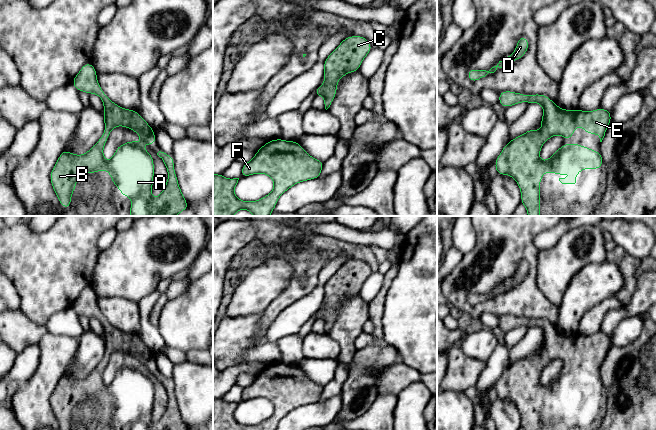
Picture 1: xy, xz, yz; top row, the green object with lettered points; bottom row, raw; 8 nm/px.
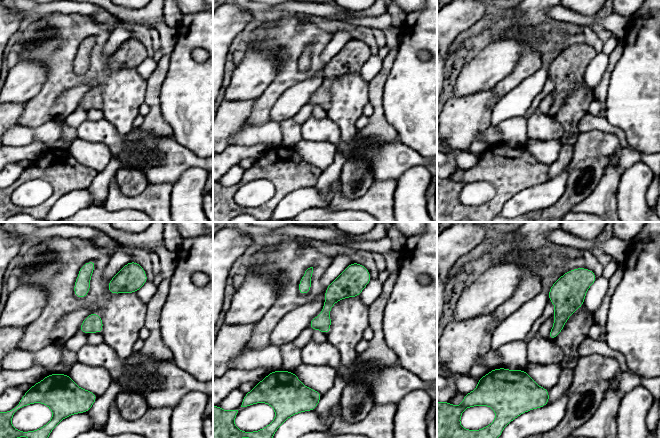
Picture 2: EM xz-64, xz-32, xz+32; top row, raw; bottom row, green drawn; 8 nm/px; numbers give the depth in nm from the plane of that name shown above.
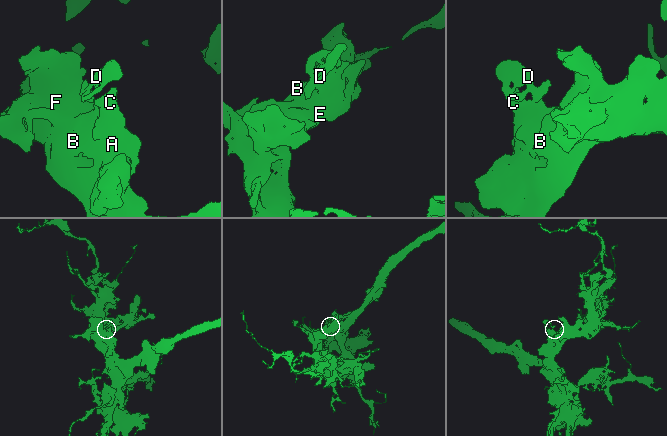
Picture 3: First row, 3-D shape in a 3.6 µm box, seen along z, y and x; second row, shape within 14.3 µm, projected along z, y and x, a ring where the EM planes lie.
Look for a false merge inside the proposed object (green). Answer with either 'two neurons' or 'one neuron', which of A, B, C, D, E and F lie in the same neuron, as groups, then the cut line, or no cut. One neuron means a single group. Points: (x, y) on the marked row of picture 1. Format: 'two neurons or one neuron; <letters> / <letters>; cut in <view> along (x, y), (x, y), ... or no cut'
one neuron; A B C D E F; no cut

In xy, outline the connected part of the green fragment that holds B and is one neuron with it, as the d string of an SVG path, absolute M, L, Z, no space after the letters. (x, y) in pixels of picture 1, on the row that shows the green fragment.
M84 64L71 83L78 91L100 97L104 105L105 130L87 153L75 155L65 149L60 154L50 173L50 180L61 207L71 207L75 184L85 173L97 173L103 169L111 175L113 185L120 188L120 195L132 199L129 216L157 216L164 208L163 216L176 216L189 208L178 184L172 156L161 151L157 153L166 166L168 179L164 190L155 199L151 195L153 159L139 142L128 141L119 145L110 161L104 159L103 148L116 126L132 129L140 135L140 141L145 145L157 144L157 141L153 128L137 111L121 108L107 97L97 81L93 64Z

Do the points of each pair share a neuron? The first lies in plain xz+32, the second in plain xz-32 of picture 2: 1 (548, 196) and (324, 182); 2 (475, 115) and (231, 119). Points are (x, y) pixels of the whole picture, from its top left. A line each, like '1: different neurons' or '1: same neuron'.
1: different neurons
2: same neuron

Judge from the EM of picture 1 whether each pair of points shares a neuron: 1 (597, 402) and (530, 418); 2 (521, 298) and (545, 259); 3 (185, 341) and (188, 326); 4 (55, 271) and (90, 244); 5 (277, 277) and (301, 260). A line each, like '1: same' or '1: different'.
1: same
2: different
3: same
4: same
5: different

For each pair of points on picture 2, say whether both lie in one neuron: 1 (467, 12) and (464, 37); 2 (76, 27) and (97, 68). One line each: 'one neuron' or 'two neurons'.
1: two neurons
2: one neuron

